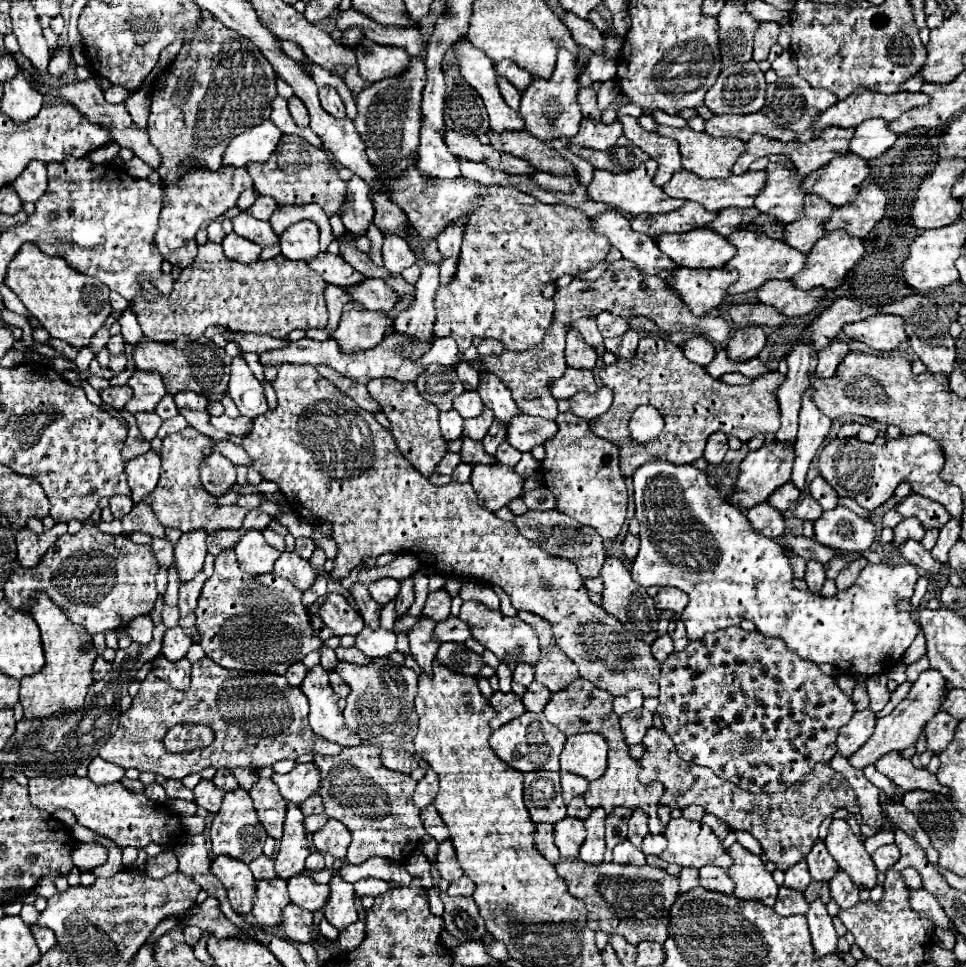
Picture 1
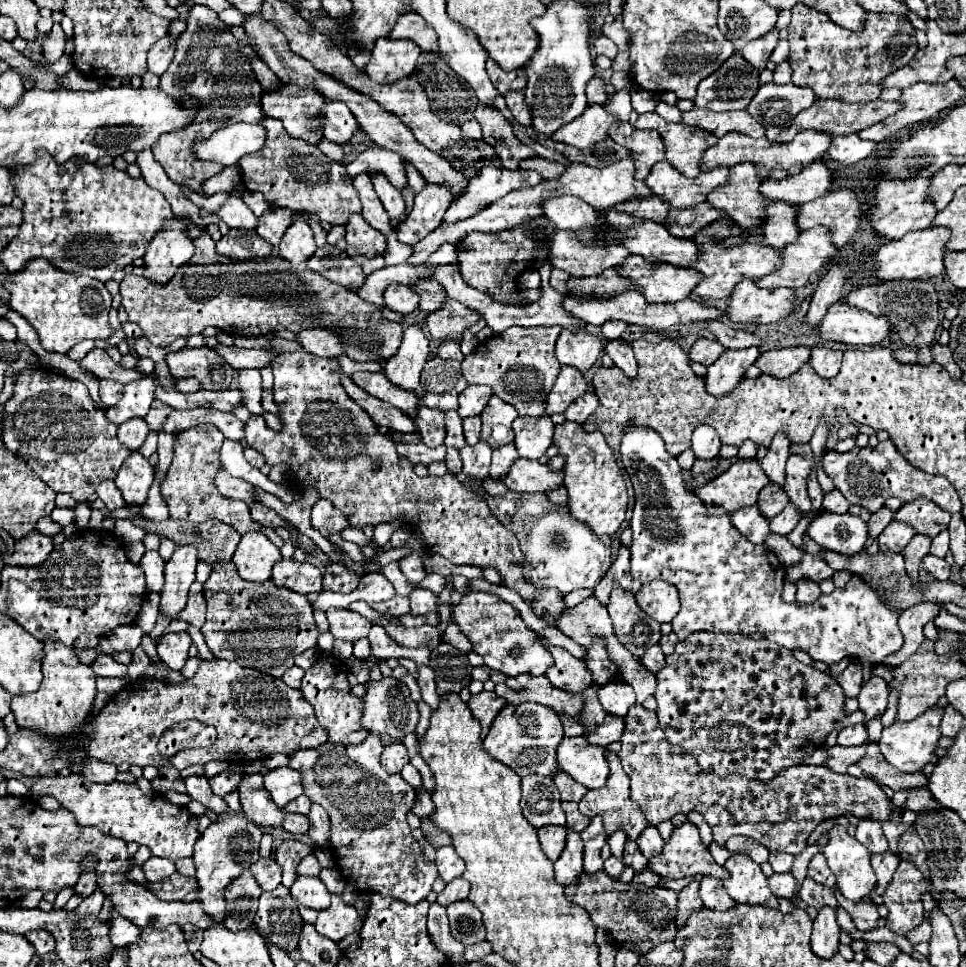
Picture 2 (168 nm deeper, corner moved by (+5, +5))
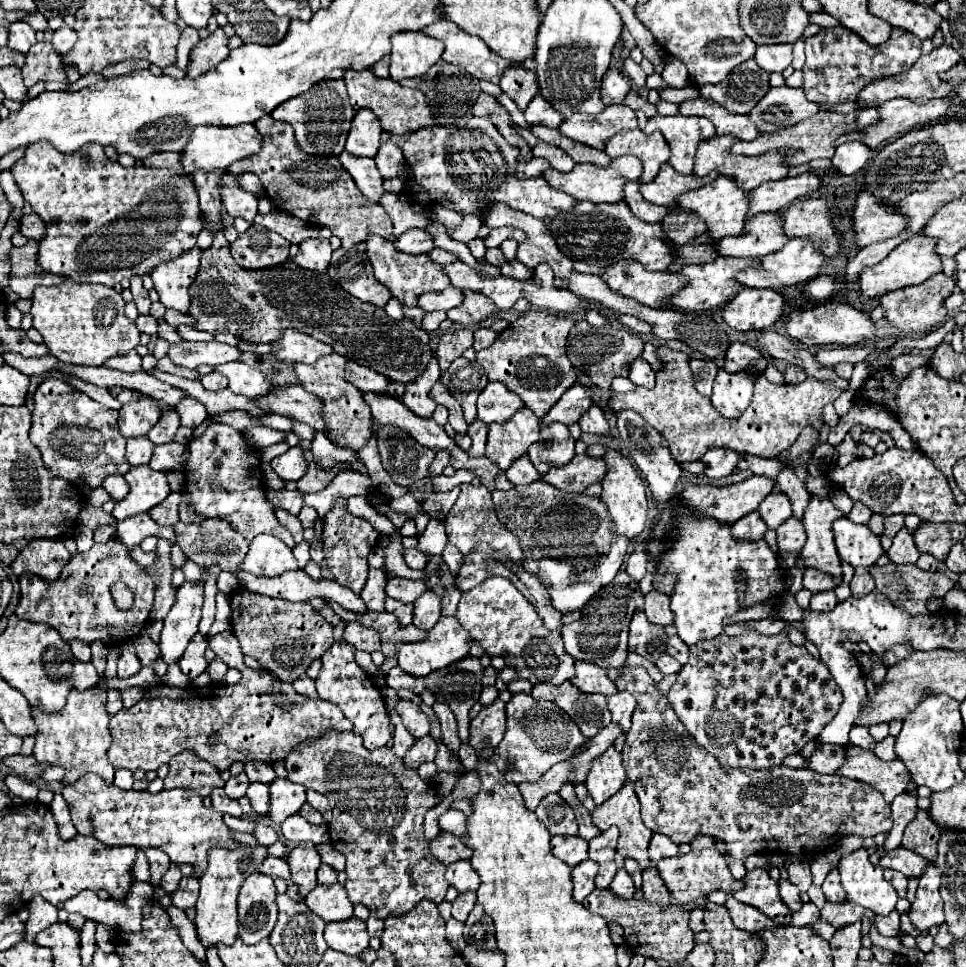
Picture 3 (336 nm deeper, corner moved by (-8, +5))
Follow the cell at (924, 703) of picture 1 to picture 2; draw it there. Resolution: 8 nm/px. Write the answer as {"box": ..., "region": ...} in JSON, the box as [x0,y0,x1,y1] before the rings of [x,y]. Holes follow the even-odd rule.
{"box":[825,745,865,773],"region":[[[865,745],[859,747],[831,747],[827,749],[827,759],[825,759],[825,767],[829,767],[835,773],[847,773],[847,767],[857,763],[857,759],[861,759],[865,753]]]}

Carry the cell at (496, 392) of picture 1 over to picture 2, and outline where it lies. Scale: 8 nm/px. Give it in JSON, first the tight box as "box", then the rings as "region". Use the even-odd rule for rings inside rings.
{"box":[481,395,517,449],"region":[[[493,395],[489,405],[485,407],[485,411],[481,413],[481,421],[483,421],[481,441],[485,441],[493,449],[513,443],[515,435],[513,435],[511,425],[515,419],[517,419],[515,407],[507,405],[505,401],[501,401],[499,397]]]}

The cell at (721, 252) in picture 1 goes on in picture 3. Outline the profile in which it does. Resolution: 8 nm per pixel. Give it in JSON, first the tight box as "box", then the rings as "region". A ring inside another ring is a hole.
{"box":[552,201,676,271],"region":[[[578,201],[568,215],[552,219],[554,241],[572,261],[584,261],[592,265],[612,265],[624,259],[636,259],[648,271],[666,271],[676,255],[674,245],[666,239],[660,223],[644,223],[632,215],[624,201],[620,203],[590,203]]]}

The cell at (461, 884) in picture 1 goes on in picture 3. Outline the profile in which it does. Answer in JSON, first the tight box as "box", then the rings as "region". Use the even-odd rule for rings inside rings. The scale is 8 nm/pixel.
{"box":[452,891,476,921],"region":[[[466,891],[460,893],[454,901],[452,901],[452,917],[458,921],[466,921],[468,913],[472,911],[472,907],[476,905],[476,893],[474,891]]]}

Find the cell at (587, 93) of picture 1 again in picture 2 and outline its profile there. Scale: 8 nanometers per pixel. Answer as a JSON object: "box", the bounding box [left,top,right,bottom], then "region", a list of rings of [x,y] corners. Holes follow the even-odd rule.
{"box":[587,77,609,105],"region":[[[593,77],[593,79],[587,83],[587,99],[589,99],[589,105],[595,105],[595,103],[603,105],[603,103],[607,103],[609,93],[607,93],[605,83],[603,83],[601,77]]]}

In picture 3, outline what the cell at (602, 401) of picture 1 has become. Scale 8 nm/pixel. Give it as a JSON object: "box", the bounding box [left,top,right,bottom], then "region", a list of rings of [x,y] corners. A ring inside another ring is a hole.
{"box":[578,405,610,435],"region":[[[592,405],[582,415],[582,419],[578,421],[578,425],[580,425],[580,429],[584,433],[594,433],[594,435],[606,435],[606,433],[610,433],[610,427],[608,427],[608,421],[604,417],[604,411],[598,405]]]}

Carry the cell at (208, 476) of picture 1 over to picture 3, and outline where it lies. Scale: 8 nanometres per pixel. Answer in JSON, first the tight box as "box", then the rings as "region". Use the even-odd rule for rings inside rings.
{"box":[264,487,302,515],"region":[[[264,487],[264,493],[266,493],[266,499],[274,503],[274,507],[280,507],[292,515],[298,515],[302,509],[302,497],[298,491],[288,491],[288,489],[276,491],[270,487]]]}

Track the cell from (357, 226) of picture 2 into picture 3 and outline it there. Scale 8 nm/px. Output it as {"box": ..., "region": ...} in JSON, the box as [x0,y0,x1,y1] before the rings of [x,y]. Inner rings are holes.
{"box":[366,235,450,307],"region":[[[368,235],[366,239],[366,255],[372,263],[372,269],[374,269],[374,275],[376,279],[380,279],[388,289],[390,293],[406,303],[408,307],[414,307],[416,305],[416,297],[420,293],[426,293],[426,291],[440,291],[440,289],[446,289],[450,287],[450,277],[446,273],[440,271],[440,265],[438,263],[432,263],[426,255],[408,255],[408,253],[402,253],[394,247],[392,241],[380,237],[380,235]]]}

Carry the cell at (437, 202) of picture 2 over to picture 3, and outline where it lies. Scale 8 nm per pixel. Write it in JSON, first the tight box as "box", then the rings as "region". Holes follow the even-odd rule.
{"box":[394,229,434,255],"region":[[[408,229],[394,241],[394,245],[404,253],[420,255],[434,249],[434,239],[428,229]]]}

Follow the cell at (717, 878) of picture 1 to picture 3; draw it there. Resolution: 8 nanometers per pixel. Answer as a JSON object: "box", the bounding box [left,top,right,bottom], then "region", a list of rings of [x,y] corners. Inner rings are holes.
{"box":[726,893,772,933],"region":[[[728,893],[728,897],[726,897],[726,909],[728,909],[734,925],[748,933],[756,933],[756,931],[760,931],[760,927],[772,927],[772,921],[762,911],[756,911],[756,907],[748,907],[748,905],[736,901],[732,893]]]}

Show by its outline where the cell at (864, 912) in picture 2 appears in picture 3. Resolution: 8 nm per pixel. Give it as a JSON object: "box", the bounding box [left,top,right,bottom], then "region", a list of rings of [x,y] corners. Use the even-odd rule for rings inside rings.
{"box":[874,909,900,937],"region":[[[894,909],[890,915],[886,917],[880,917],[876,915],[874,917],[874,925],[876,929],[880,931],[880,935],[886,935],[886,937],[896,937],[898,931],[900,931],[900,919],[898,919],[898,911]]]}

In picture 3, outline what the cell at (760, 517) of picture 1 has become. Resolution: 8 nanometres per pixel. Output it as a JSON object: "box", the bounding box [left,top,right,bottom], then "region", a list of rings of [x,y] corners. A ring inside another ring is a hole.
{"box":[732,511,768,541],"region":[[[758,511],[748,513],[746,517],[738,519],[732,525],[732,535],[736,535],[738,539],[744,539],[744,541],[760,541],[760,539],[764,539],[766,531],[768,531],[768,527]]]}

